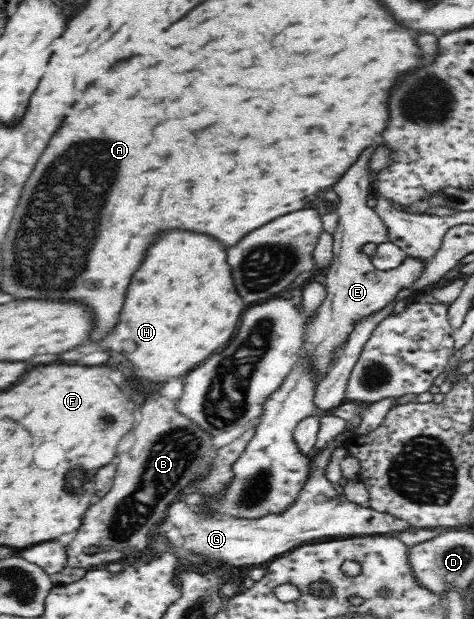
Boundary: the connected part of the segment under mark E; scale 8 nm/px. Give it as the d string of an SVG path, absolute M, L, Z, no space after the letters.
M375 146L363 150L362 156L349 168L343 178L333 188L331 196L338 203L335 212L338 214L337 230L333 232L333 260L323 272L327 296L321 304L315 318L305 324L305 344L303 350L313 355L313 365L318 370L319 380L331 368L331 352L336 344L349 336L355 327L355 320L362 316L382 310L395 301L397 294L403 290L416 289L416 282L424 275L428 262L417 256L406 256L401 264L387 270L377 269L371 262L371 256L363 251L363 246L373 242L382 243L388 240L387 227L374 208L367 205L373 197L373 177L369 170L369 160Z

